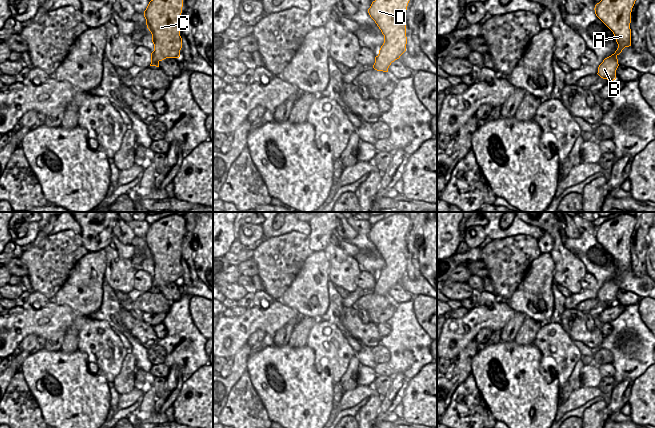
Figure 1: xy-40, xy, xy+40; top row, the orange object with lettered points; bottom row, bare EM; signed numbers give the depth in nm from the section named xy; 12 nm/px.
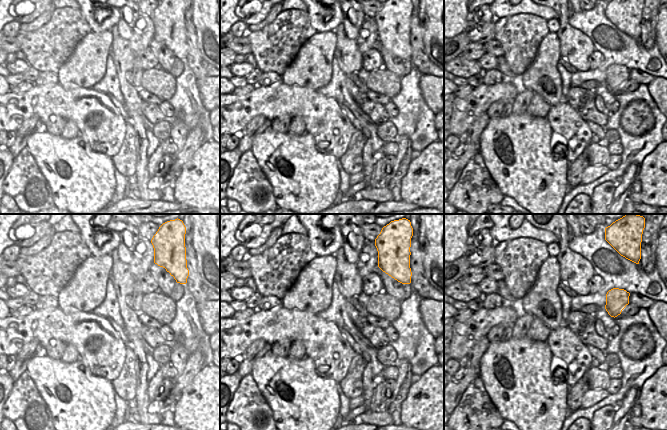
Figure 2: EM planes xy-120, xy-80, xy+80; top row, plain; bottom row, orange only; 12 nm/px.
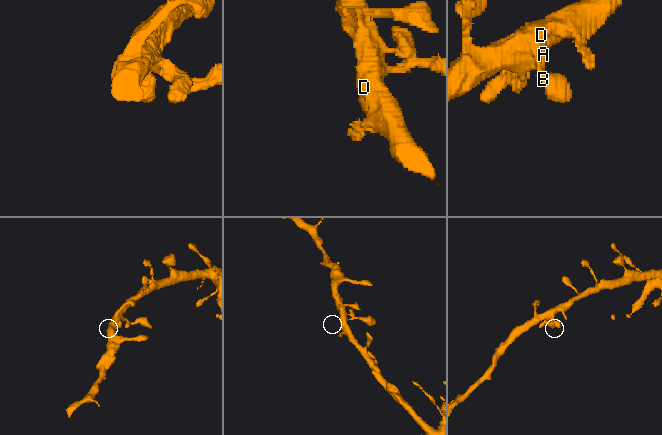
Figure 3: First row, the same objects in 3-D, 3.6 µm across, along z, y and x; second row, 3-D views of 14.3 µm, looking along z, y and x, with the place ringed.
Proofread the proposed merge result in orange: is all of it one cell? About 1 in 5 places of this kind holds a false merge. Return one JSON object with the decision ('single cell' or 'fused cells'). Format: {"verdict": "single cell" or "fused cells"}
{"verdict": "single cell"}

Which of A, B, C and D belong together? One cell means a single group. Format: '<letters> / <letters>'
A B C D

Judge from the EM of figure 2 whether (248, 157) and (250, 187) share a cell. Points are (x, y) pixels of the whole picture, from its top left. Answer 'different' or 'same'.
same

